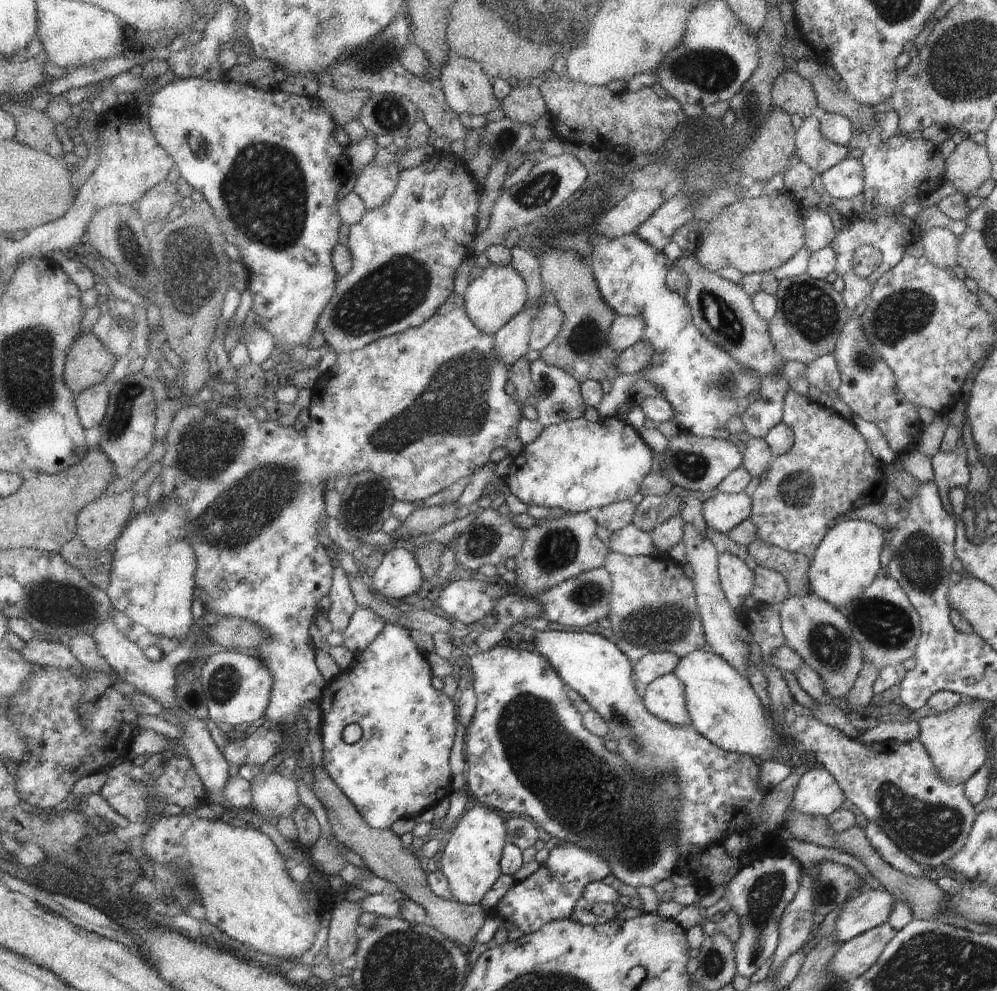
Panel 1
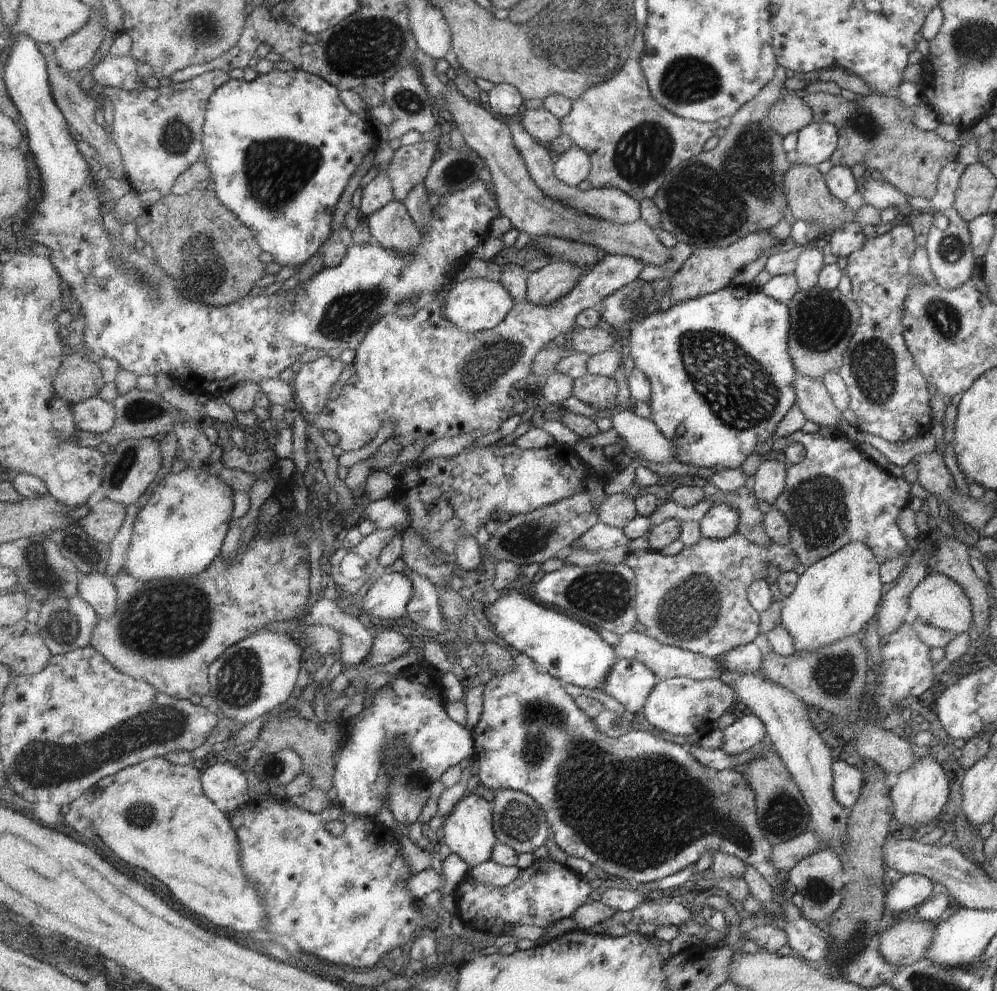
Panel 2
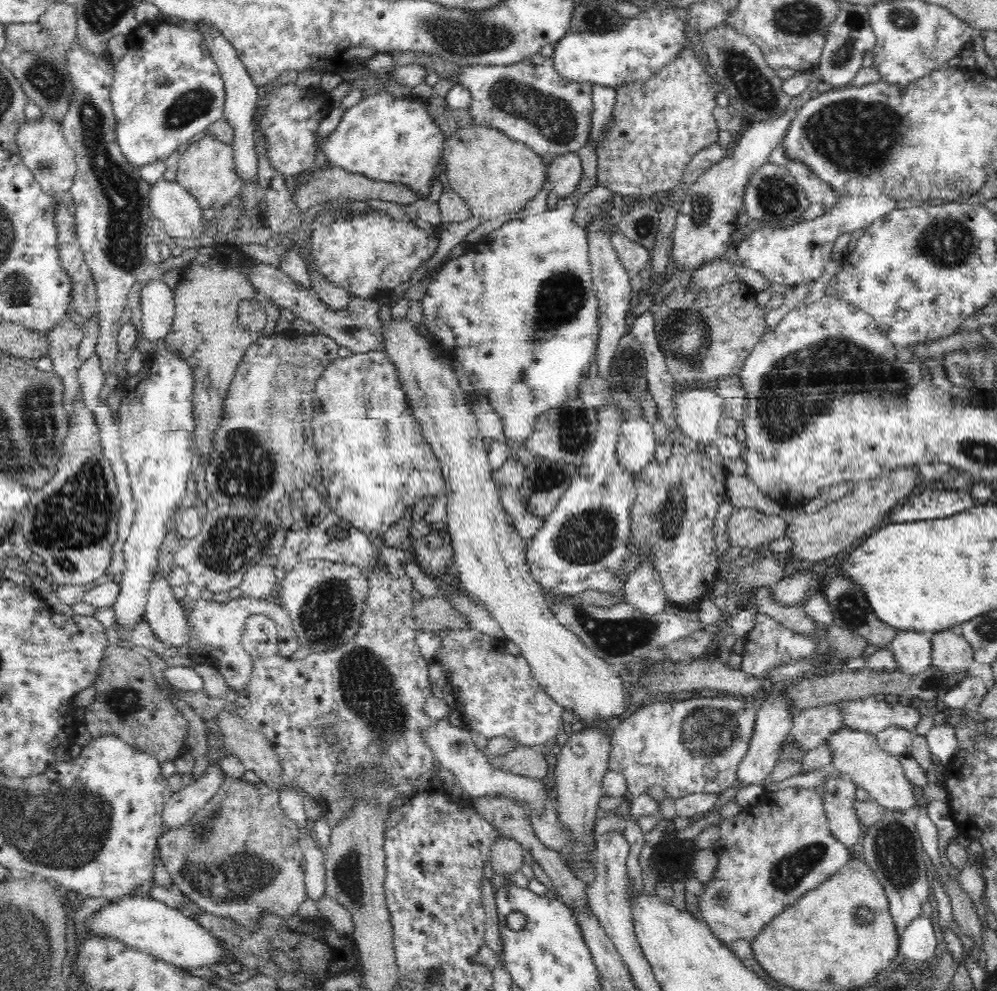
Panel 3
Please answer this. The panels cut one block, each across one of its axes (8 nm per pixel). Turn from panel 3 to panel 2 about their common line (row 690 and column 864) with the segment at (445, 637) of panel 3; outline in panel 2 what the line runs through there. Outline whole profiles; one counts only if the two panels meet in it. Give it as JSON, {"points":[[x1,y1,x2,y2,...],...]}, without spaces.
{"points":[[798,430,788,437,781,437,772,442,771,451,783,452,790,443,799,443,804,448,804,459,786,468,785,486,776,498,773,508,779,510,789,523,791,550,798,556,803,566,809,566,818,560,837,552,849,543,864,544,879,565,891,559,911,556,913,542,897,529,897,515,907,506,911,498,910,486,902,477,894,477,862,453,845,435,835,431,827,437,820,432,802,433]]}

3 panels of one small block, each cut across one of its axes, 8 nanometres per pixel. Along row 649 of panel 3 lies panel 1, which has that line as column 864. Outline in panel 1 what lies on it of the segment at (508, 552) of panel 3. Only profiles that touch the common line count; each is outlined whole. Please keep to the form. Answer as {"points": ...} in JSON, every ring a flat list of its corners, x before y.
{"points":[[861,519,845,520,833,525,810,558,807,584,811,594,833,608,841,608,853,602,875,580,875,574,881,567,881,546,887,535,885,530]]}

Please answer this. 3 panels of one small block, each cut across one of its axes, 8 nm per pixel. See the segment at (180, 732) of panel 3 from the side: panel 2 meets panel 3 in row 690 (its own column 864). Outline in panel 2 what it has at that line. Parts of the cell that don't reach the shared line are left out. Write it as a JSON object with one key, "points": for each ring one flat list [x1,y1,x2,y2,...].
{"points":[[801,92,801,99,810,108,813,123,829,123,836,128,836,149,828,158,832,165,862,164,877,170,882,178,907,196,930,199,935,194,939,171,947,162,956,160,960,150,957,143,939,138,935,131,916,127,912,123,914,107,904,105,893,94,871,93,847,101,841,95]]}

